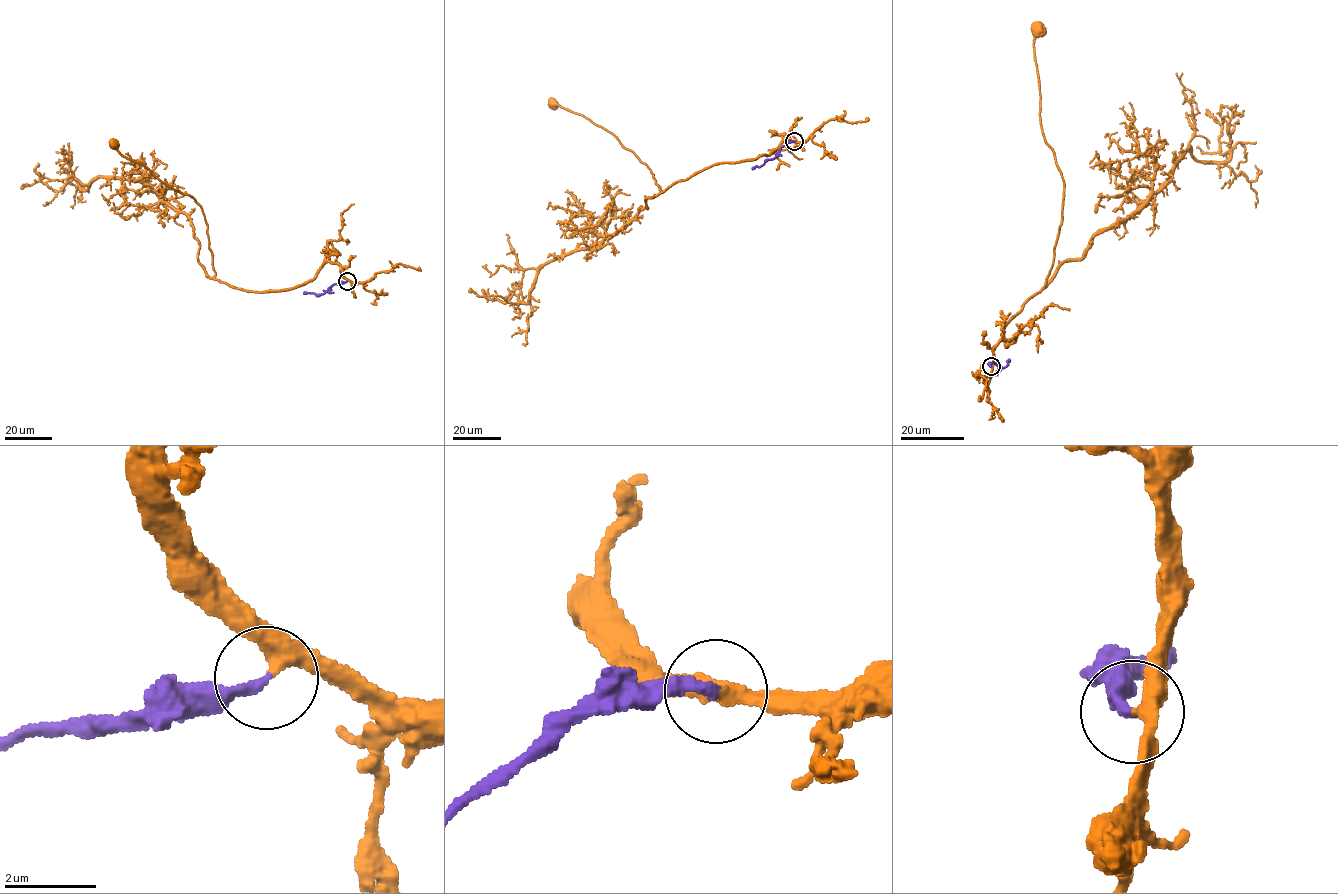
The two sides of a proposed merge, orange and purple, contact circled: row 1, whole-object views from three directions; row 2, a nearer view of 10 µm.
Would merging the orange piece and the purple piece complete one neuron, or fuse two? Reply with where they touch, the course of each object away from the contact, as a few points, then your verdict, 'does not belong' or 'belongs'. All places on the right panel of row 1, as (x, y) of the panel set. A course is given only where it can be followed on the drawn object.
(991, 366) | orange via (991, 366), (998, 342), (1014, 343), (1003, 326), (1044, 287), (1062, 219), (1038, 30) | purple via (991, 366), (989, 362), (993, 362), (1000, 371), (999, 367), (1006, 366), (1007, 360), (1010, 361) | belongs

